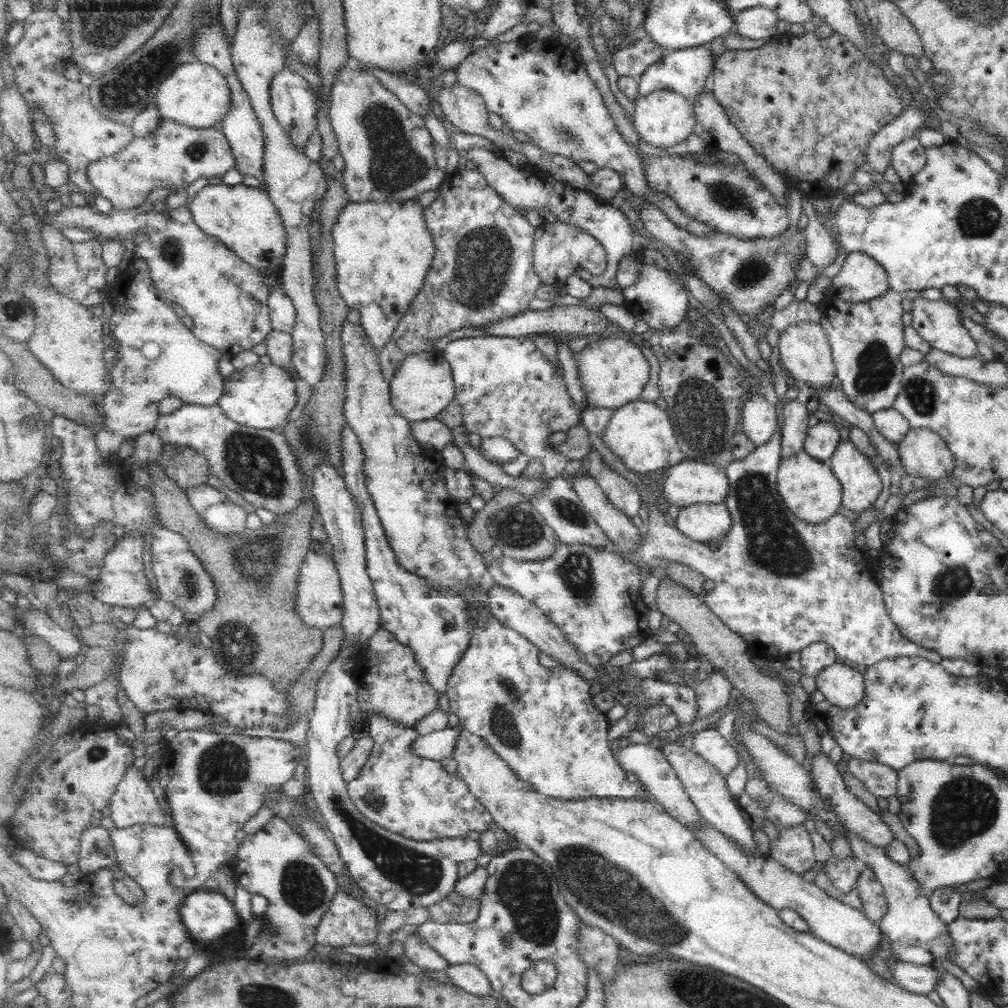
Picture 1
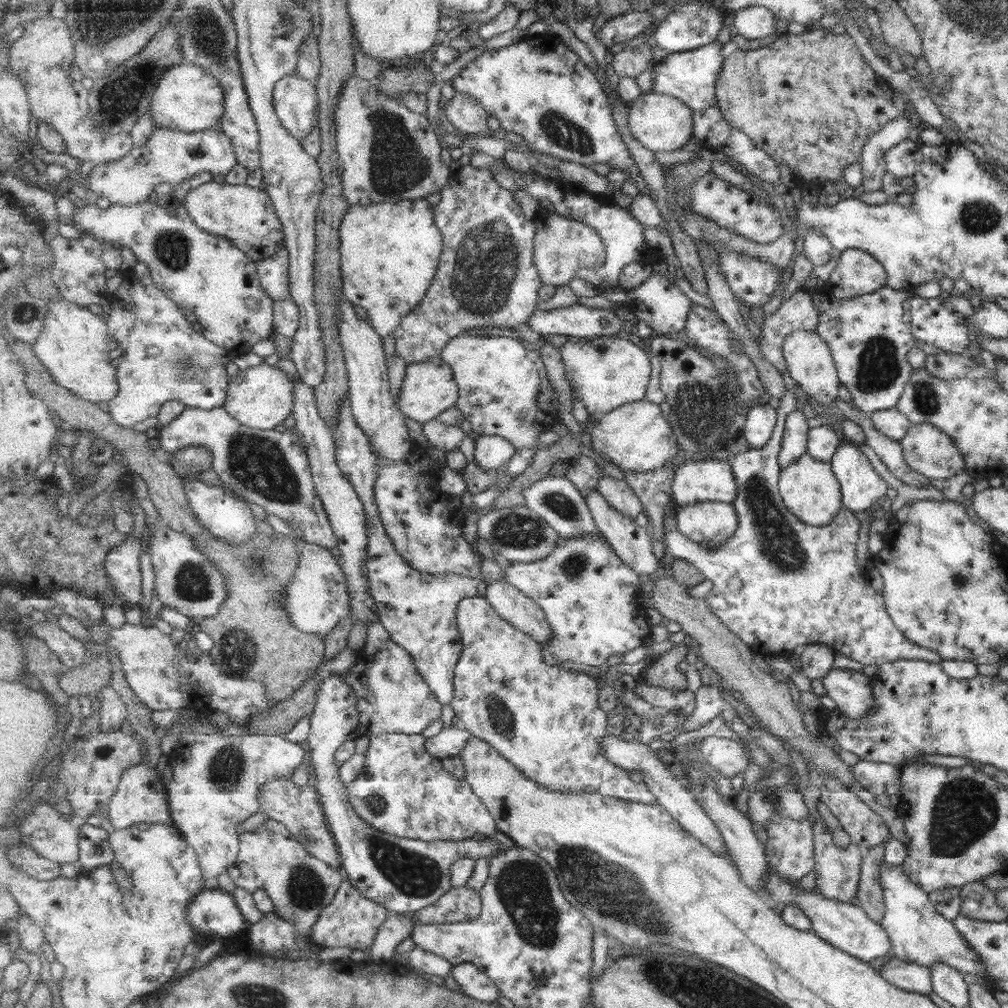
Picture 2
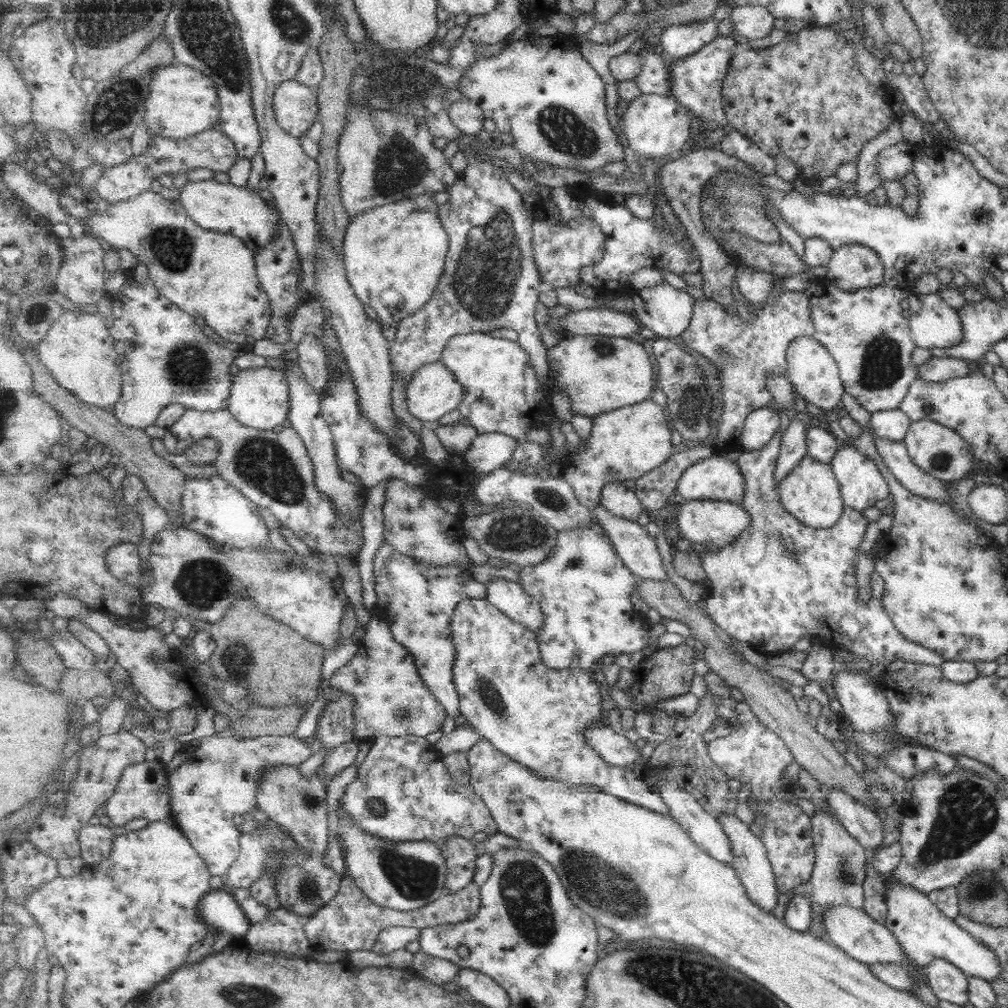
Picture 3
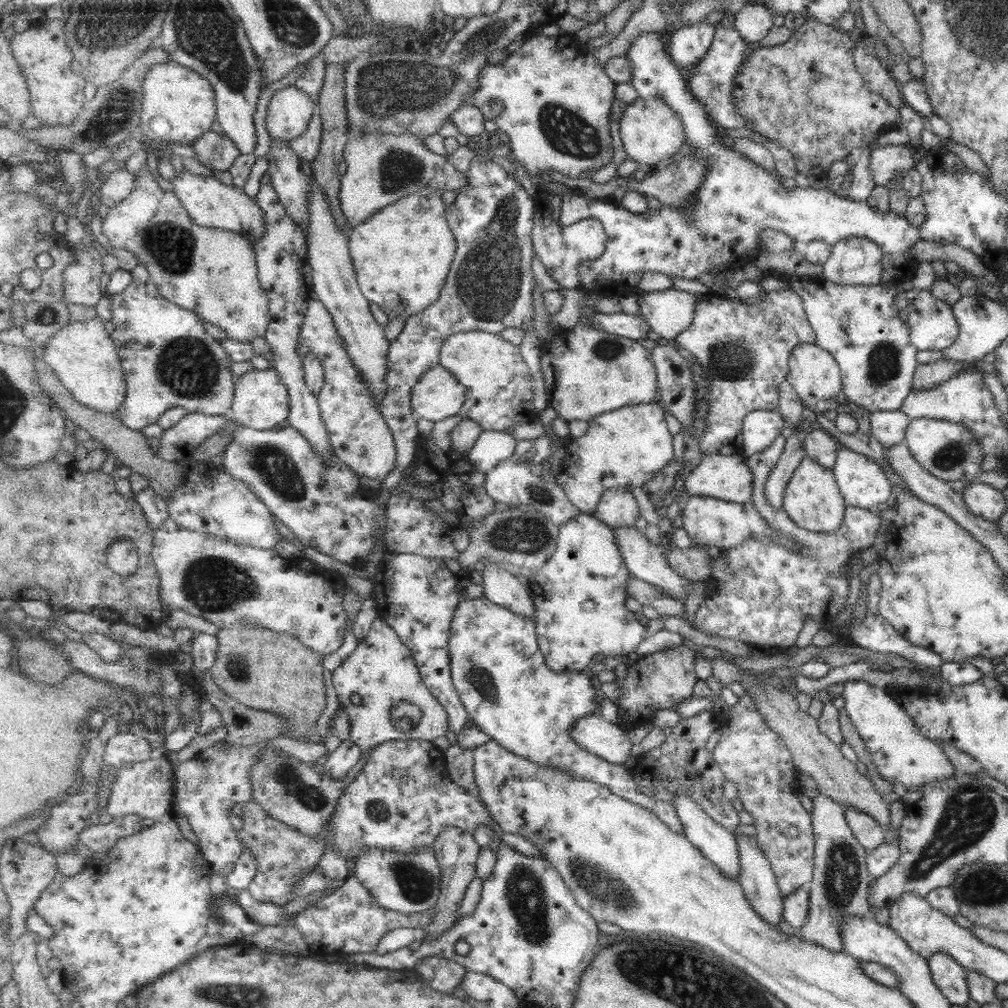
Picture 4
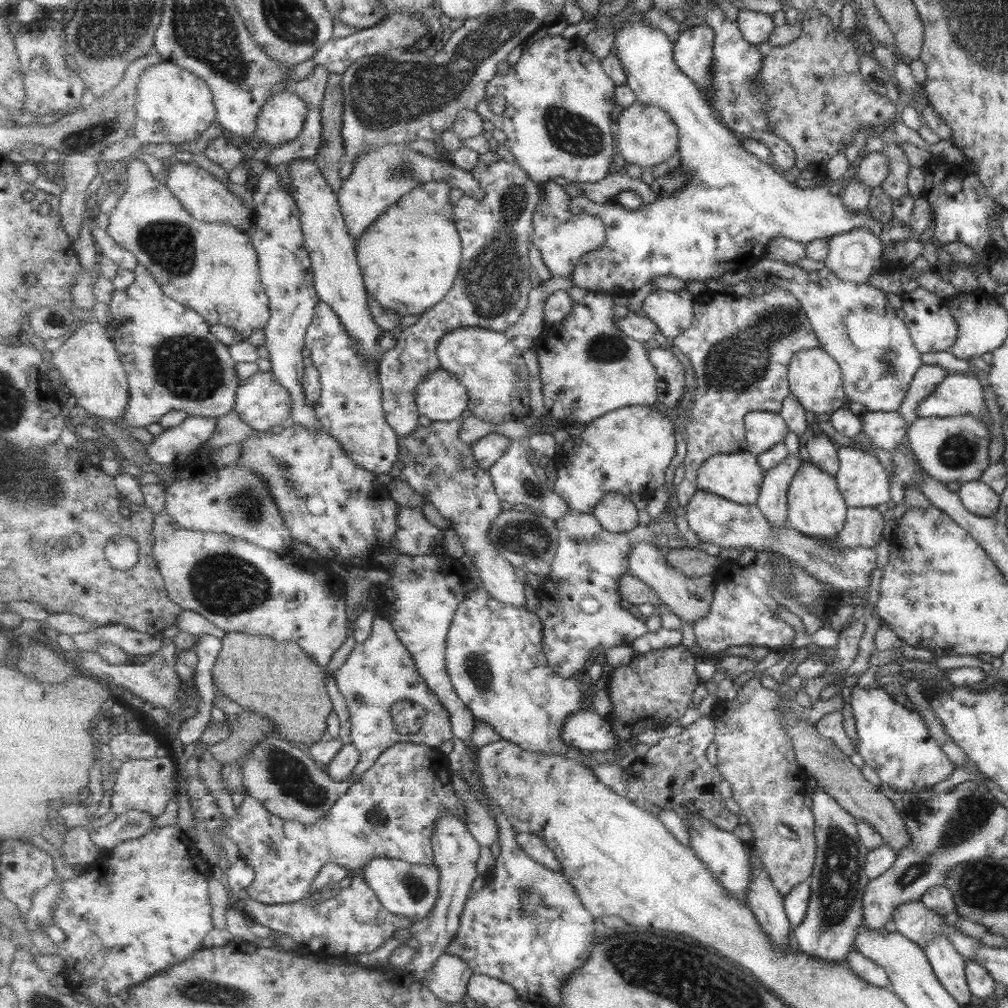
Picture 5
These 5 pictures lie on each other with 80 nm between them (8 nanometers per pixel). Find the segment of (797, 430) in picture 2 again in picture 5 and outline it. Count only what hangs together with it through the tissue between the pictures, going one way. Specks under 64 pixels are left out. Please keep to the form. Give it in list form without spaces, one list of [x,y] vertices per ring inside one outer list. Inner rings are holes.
[[[788,454],[775,468],[766,472],[756,505],[776,529],[787,526],[786,492],[801,463],[799,456]]]

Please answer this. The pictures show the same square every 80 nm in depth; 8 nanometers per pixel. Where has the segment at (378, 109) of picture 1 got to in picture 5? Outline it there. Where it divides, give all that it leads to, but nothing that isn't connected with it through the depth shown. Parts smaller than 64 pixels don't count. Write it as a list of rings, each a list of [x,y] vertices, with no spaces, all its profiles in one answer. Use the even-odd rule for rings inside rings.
[[[409,143],[385,144],[377,150],[369,150],[361,160],[357,160],[351,168],[351,173],[345,175],[342,190],[338,193],[341,210],[349,232],[359,244],[364,232],[385,214],[387,210],[394,209],[395,204],[409,195],[419,185],[431,181],[449,181],[454,189],[460,189],[465,194],[475,197],[477,202],[485,200],[485,192],[476,180],[474,174],[464,169],[457,168],[451,163],[443,164],[419,152],[413,152]]]

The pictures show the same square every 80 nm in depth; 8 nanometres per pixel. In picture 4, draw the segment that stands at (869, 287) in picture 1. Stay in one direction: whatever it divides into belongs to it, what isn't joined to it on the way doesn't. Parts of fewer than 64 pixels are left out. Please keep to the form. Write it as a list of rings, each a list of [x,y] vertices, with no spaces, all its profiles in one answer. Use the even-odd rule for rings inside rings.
[[[861,236],[844,238],[830,247],[822,277],[835,284],[876,285],[880,282],[881,250]]]

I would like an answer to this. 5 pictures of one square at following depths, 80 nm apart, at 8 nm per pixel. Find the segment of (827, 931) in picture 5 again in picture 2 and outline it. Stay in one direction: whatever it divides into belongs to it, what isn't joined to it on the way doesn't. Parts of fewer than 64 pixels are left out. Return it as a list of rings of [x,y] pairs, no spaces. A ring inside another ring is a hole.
[[[817,821],[812,826],[812,844],[812,848],[817,848],[817,868],[812,868],[815,872],[813,889],[826,899],[849,903],[856,896],[857,884],[859,884],[862,849],[851,842],[844,848],[837,847],[831,841],[831,835],[825,825]]]

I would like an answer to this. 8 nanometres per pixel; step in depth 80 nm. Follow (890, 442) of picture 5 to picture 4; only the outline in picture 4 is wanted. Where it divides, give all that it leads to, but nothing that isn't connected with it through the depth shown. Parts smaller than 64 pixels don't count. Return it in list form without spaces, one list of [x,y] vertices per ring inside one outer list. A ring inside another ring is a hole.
[[[899,410],[868,413],[870,433],[883,448],[899,444],[904,439],[908,418]]]

